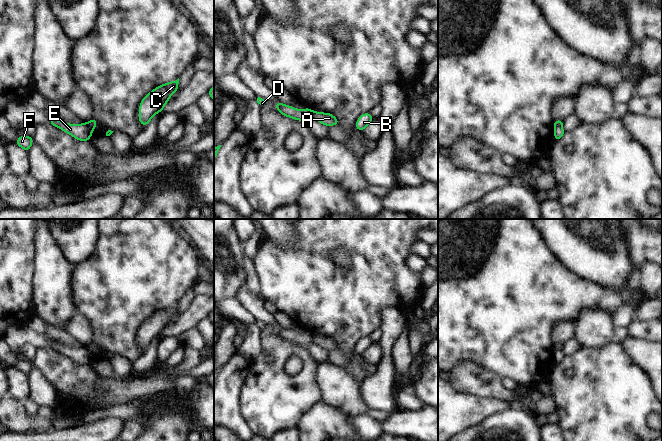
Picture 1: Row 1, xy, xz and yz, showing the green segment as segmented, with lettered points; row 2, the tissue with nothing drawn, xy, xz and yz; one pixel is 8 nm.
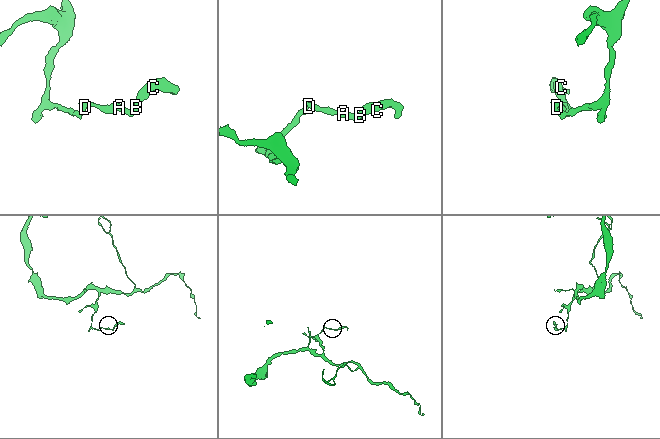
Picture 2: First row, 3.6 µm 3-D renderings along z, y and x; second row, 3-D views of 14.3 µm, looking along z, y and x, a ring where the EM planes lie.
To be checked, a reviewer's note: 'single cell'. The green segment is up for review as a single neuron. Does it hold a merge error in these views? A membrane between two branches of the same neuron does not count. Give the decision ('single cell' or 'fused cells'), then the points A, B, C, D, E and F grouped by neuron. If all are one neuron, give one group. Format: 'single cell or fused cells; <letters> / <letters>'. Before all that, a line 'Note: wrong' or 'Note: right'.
Note: wrong
fused cells; A B C / D E F

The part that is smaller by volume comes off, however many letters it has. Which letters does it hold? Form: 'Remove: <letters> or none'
Remove: A, B, C.

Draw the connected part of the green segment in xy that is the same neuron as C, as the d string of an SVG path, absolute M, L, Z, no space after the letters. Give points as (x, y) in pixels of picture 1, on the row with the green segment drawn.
M179 78L161 86L148 93L141 101L139 107L139 121L147 126L151 118L160 113L171 95L178 91Z

